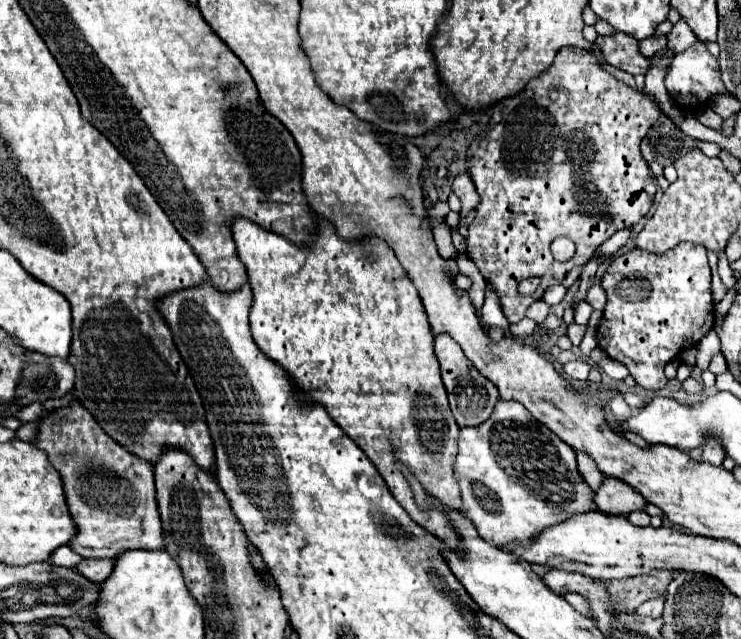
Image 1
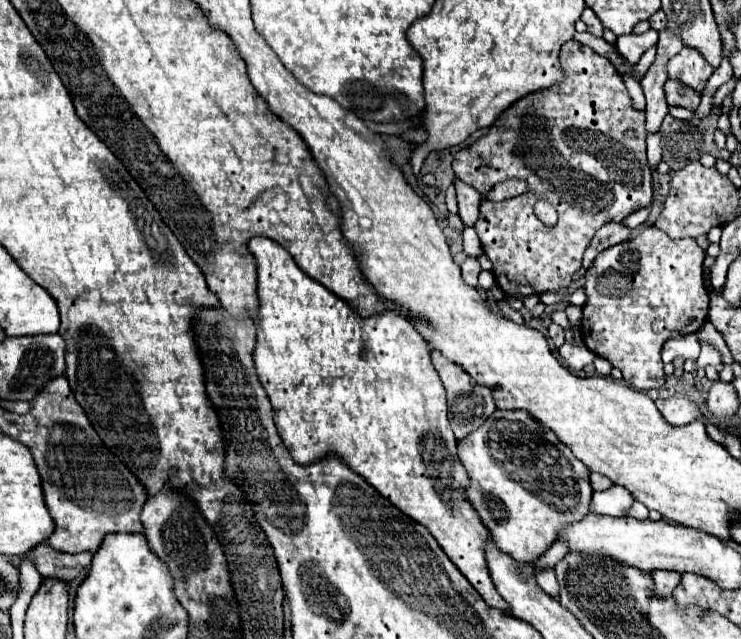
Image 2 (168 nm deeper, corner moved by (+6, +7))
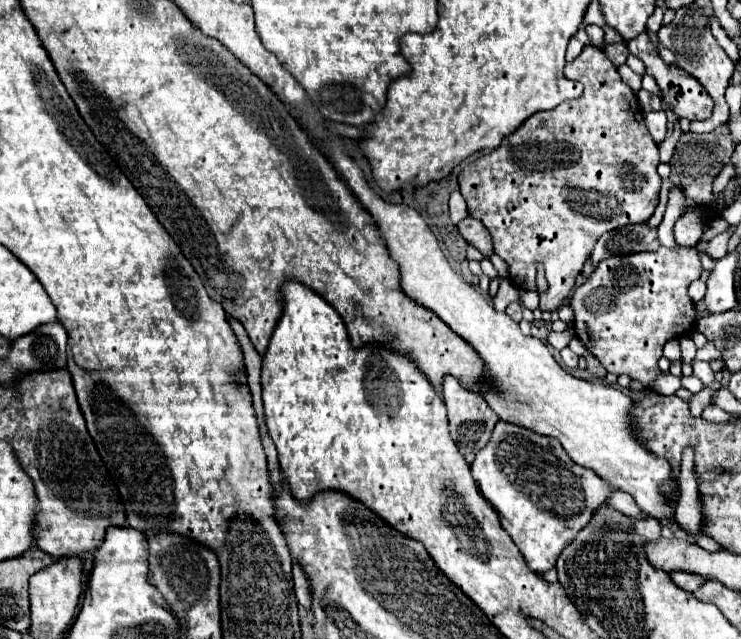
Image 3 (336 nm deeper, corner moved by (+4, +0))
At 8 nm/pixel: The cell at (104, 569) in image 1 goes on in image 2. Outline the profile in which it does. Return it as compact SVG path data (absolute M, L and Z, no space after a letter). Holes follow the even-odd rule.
M40 543L26 555L30 559L34 559L42 577L54 577L60 581L76 579L80 575L80 571L88 569L92 563L92 553L76 553L76 555L60 553L60 551L54 551L46 543Z

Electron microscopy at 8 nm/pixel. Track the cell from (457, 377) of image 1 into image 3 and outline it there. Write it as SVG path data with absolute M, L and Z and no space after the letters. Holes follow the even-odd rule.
M446 376L444 378L442 398L444 398L446 410L448 410L448 424L450 424L452 440L456 442L460 452L466 456L466 462L472 464L476 452L482 450L488 444L488 440L492 436L492 430L494 430L494 426L496 426L496 422L500 418L496 416L496 412L486 404L486 400L480 394L466 390L454 376Z

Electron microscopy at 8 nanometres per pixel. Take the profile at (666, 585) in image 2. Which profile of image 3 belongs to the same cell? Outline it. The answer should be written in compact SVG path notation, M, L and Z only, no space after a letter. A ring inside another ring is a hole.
M672 572L670 576L672 576L674 584L680 586L680 588L684 588L686 592L694 592L696 588L700 588L706 582L702 576L696 576L692 572Z

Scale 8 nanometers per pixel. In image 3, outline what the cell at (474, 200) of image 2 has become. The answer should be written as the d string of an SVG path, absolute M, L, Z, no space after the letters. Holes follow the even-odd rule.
M472 216L464 218L458 224L460 234L466 238L468 244L472 244L474 248L478 248L486 258L490 258L494 254L494 246L492 246L492 238L490 232L484 228L484 224L480 224L478 220L474 220Z

